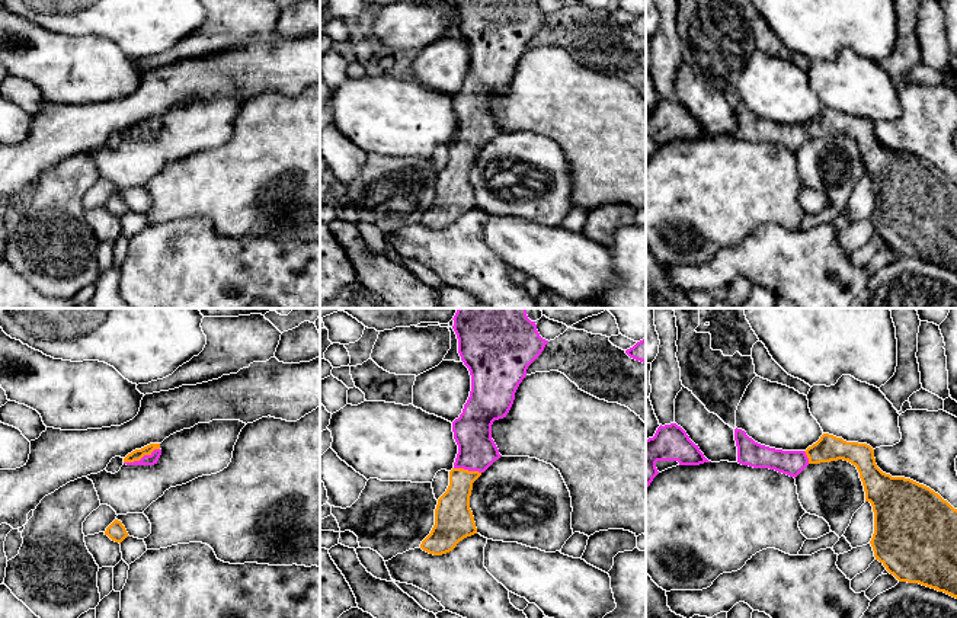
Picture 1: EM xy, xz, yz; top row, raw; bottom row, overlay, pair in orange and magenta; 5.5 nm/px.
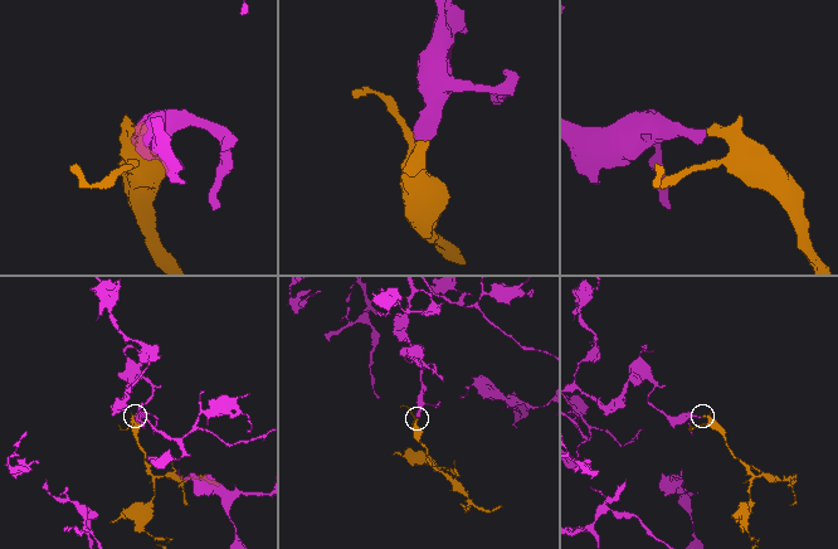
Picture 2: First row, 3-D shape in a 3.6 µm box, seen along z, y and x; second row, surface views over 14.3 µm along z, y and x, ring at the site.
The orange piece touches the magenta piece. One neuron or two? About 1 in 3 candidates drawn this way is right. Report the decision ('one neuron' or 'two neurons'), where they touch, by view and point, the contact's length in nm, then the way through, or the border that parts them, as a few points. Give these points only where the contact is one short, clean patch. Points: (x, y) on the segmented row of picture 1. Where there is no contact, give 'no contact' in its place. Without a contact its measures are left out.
one neuron | xy (141, 457) | 220 nm | across xy (135, 455), (141, 457), (147, 460)

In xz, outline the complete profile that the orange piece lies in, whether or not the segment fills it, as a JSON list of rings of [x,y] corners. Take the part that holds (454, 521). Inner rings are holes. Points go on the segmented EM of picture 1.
[[[458,308],[454,316],[458,353],[471,375],[471,391],[463,413],[452,422],[458,454],[449,471],[449,486],[438,499],[435,525],[420,548],[433,555],[452,551],[460,541],[477,534],[470,496],[473,483],[502,455],[492,439],[494,420],[506,417],[515,393],[526,377],[528,366],[541,355],[548,340],[542,339],[526,308]]]

